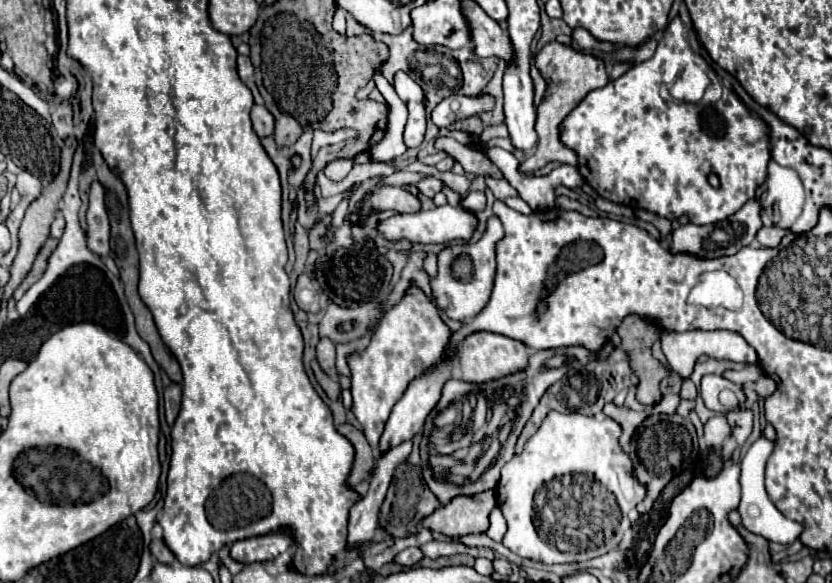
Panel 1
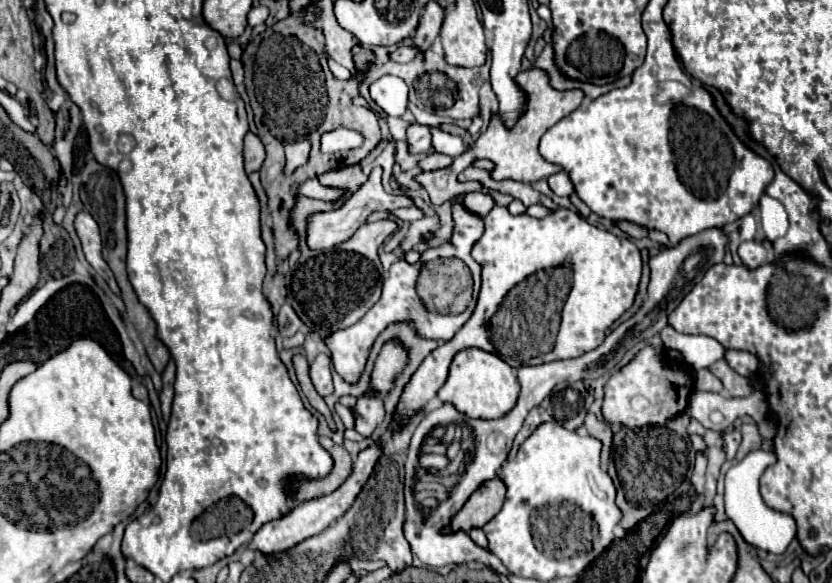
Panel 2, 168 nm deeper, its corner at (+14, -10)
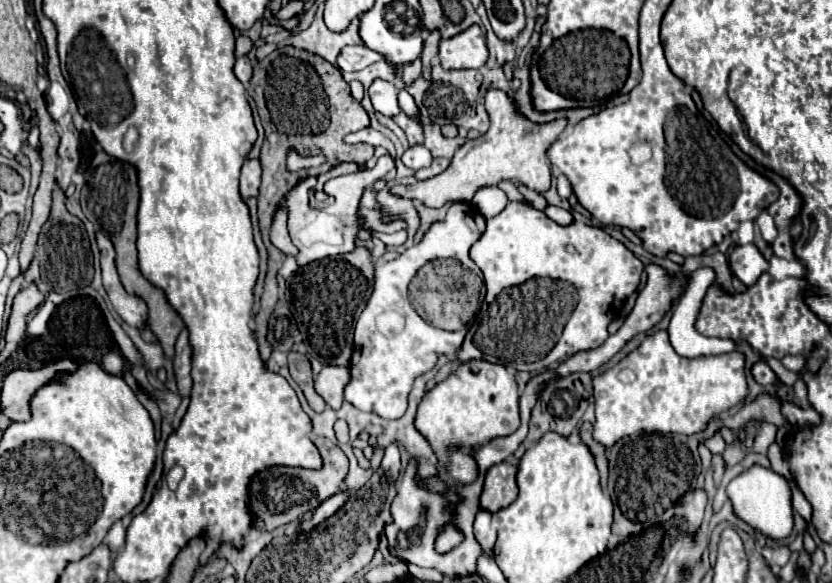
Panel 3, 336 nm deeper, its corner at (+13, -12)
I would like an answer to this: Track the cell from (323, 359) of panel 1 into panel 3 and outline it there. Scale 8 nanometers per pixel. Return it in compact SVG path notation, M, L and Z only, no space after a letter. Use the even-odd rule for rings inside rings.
M327 365L323 371L315 377L315 391L325 399L325 403L333 409L339 409L343 405L343 389L349 383L349 369Z

